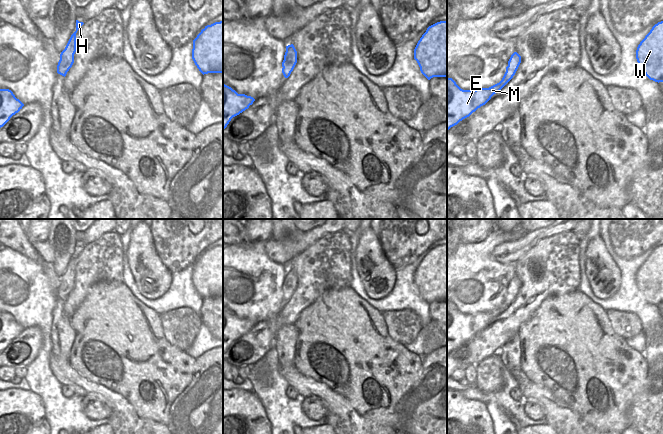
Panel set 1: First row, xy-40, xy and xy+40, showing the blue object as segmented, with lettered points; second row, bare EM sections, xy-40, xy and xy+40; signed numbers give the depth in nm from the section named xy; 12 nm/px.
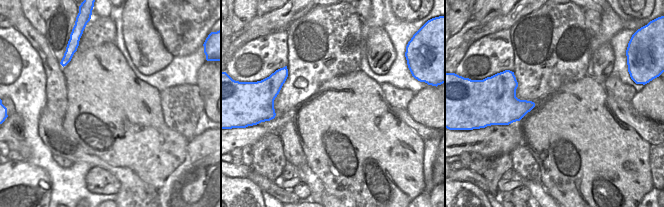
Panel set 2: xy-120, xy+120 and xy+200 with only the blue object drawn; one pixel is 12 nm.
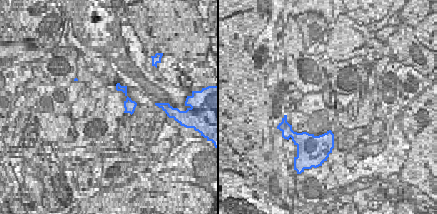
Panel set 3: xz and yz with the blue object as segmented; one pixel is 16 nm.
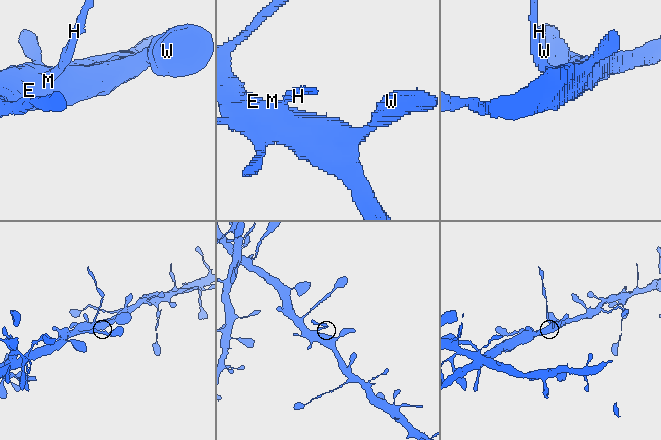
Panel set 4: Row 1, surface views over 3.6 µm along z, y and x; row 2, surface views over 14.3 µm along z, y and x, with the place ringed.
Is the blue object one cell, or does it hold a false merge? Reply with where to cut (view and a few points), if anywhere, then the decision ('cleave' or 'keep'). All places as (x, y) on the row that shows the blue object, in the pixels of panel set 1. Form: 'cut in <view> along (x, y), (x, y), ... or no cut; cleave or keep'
cut in xy-40 along (57, 67), (64, 66), (67, 71); cleave

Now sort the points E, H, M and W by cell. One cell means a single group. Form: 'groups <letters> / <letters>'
groups E M W / H

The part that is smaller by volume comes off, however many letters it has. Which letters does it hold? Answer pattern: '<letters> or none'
H

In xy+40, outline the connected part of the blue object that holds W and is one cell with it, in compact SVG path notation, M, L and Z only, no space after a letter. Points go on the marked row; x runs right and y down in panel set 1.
M663 21L655 24L640 42L636 59L650 80L663 82Z

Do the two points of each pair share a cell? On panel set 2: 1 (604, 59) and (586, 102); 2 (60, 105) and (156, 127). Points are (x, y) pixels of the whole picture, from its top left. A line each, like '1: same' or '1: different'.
1: different
2: different

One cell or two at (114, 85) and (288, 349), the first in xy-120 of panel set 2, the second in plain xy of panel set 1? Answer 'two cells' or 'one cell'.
two cells

